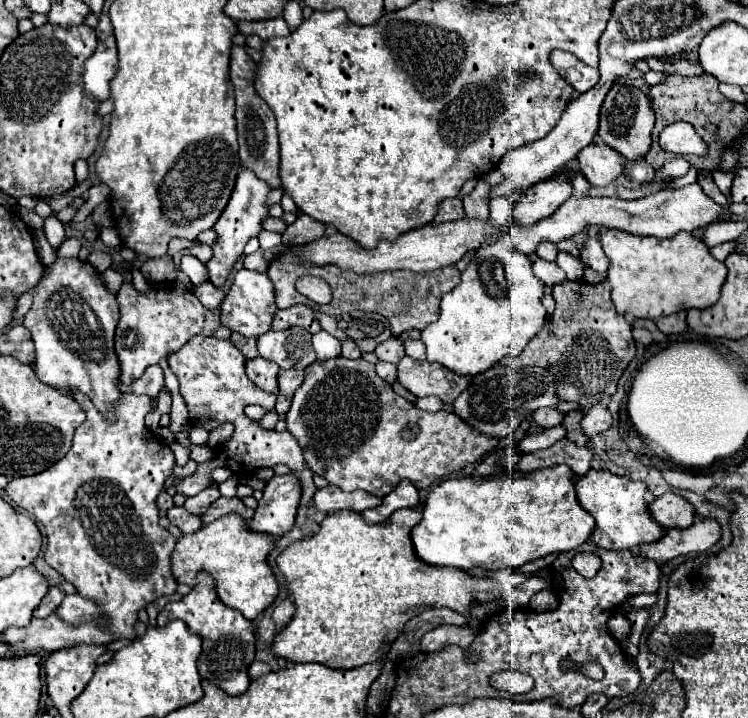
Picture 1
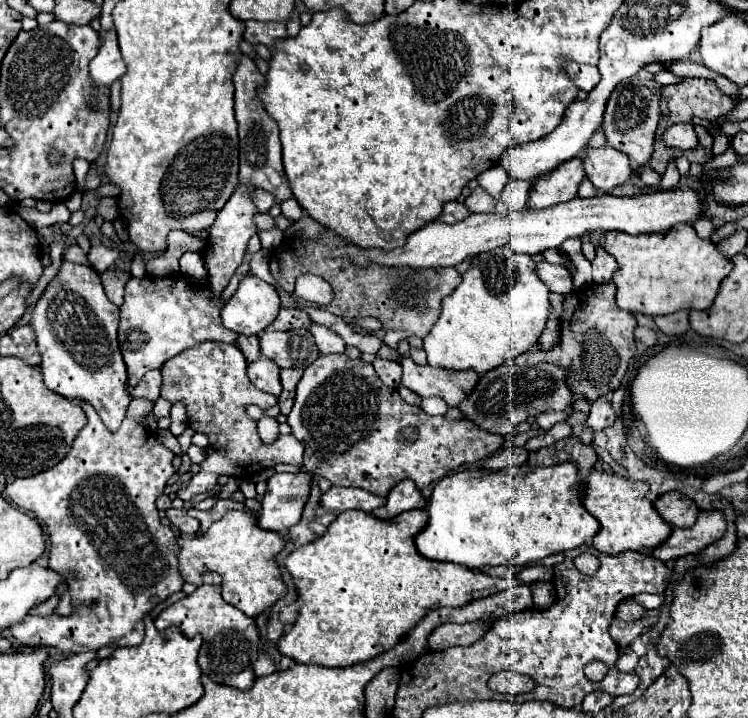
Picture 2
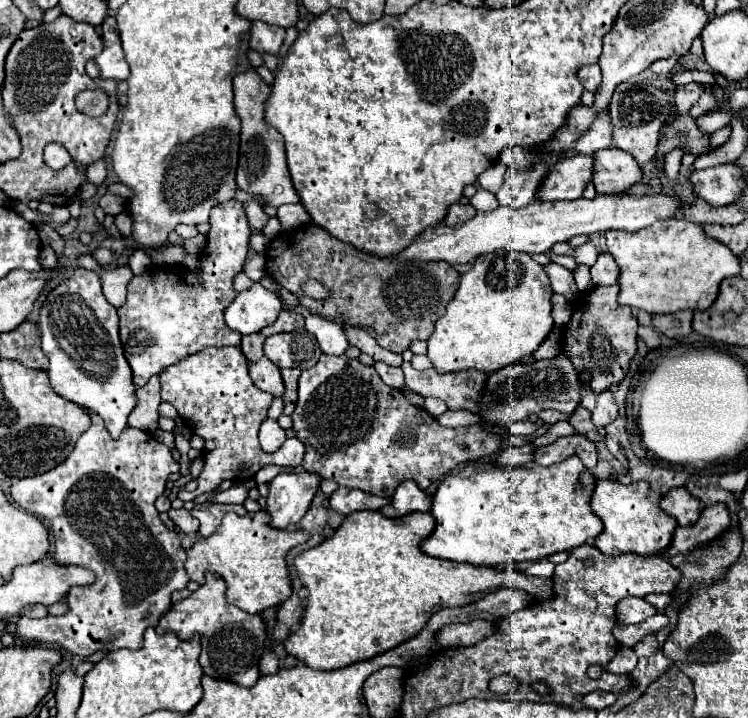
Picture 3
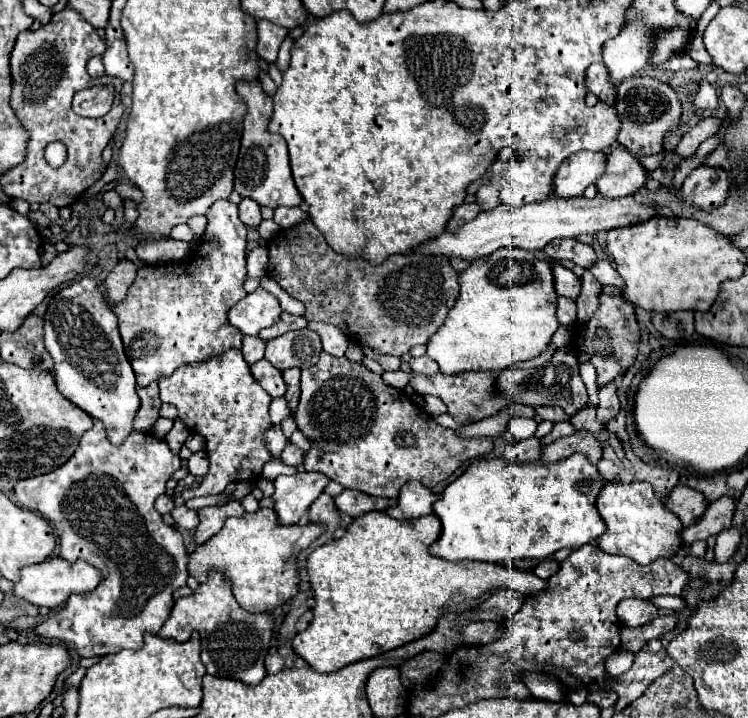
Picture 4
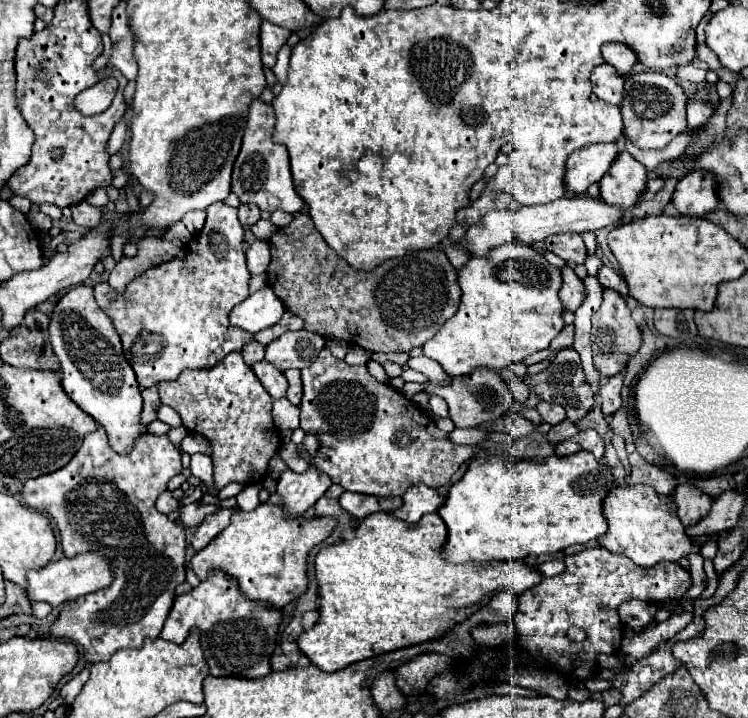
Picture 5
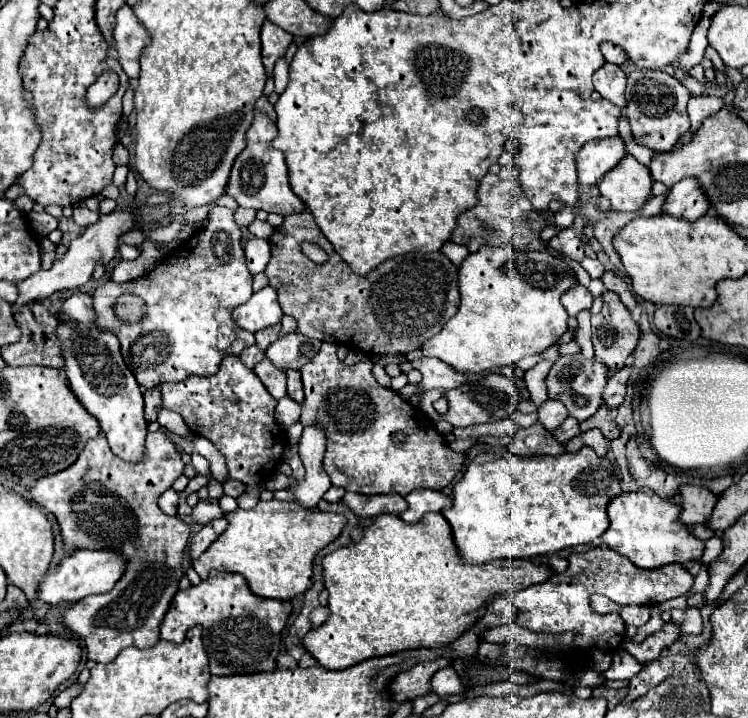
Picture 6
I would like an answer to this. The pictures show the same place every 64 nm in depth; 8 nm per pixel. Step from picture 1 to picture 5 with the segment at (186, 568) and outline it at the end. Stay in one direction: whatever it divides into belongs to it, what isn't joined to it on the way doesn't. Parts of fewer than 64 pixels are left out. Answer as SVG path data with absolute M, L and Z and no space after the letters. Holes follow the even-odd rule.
M260 504L252 512L238 510L232 516L230 526L226 526L204 550L198 550L192 556L190 564L192 564L194 574L200 580L206 578L206 570L222 570L238 580L238 588L246 598L260 600L270 608L284 608L288 602L292 602L300 594L304 594L306 584L308 584L306 582L306 556L312 546L320 544L332 532L334 526L336 526L336 520L332 520L332 518L310 518L306 522L304 522L304 518L296 518L296 522L288 522L288 518L284 518L284 512L280 510L280 506Z

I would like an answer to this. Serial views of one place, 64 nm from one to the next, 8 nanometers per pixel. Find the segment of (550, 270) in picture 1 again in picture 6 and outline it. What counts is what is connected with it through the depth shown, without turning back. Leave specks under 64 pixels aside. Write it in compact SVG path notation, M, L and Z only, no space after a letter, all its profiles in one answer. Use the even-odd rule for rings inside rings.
M576 282L570 290L562 294L562 304L570 316L576 316L580 310L586 310L592 306L592 294L588 292L586 286Z

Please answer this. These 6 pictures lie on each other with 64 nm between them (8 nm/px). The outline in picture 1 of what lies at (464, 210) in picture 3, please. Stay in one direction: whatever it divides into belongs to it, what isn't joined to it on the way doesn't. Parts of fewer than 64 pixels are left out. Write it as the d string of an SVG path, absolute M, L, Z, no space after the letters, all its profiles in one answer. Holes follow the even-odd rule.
M446 198L438 204L438 212L434 218L434 224L444 224L444 222L454 222L464 218L464 208L460 198Z

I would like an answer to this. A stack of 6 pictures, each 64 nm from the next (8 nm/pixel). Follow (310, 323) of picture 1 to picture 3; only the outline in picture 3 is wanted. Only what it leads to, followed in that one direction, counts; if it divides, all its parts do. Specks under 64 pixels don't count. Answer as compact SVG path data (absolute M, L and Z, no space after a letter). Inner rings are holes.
M282 310L278 320L274 324L270 324L268 328L264 328L260 334L264 336L272 336L276 332L292 332L296 328L304 328L304 316L292 310Z

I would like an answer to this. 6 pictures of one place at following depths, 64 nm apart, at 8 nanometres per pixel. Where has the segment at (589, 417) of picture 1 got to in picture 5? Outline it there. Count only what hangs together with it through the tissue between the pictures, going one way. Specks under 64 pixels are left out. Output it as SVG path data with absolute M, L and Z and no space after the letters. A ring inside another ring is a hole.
M622 374L608 378L598 394L600 400L600 408L604 416L612 416L614 412L618 412L622 400L620 400L620 390L622 390Z

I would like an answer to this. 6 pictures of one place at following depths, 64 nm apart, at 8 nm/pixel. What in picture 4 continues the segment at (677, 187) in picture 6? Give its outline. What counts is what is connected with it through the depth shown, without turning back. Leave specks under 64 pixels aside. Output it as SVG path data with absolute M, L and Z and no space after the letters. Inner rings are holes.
M698 166L682 184L682 196L686 202L700 210L714 210L730 196L730 178L724 168Z

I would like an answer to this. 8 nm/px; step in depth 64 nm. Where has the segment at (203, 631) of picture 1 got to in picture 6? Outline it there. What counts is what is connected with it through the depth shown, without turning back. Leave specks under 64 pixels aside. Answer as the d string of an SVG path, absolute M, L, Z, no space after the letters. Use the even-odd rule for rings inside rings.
M212 570L198 586L176 592L160 626L160 638L178 642L178 636L184 636L194 624L200 624L204 628L204 648L214 676L272 672L276 670L276 656L280 652L280 632L290 610L290 602L254 596L246 586L244 576Z

